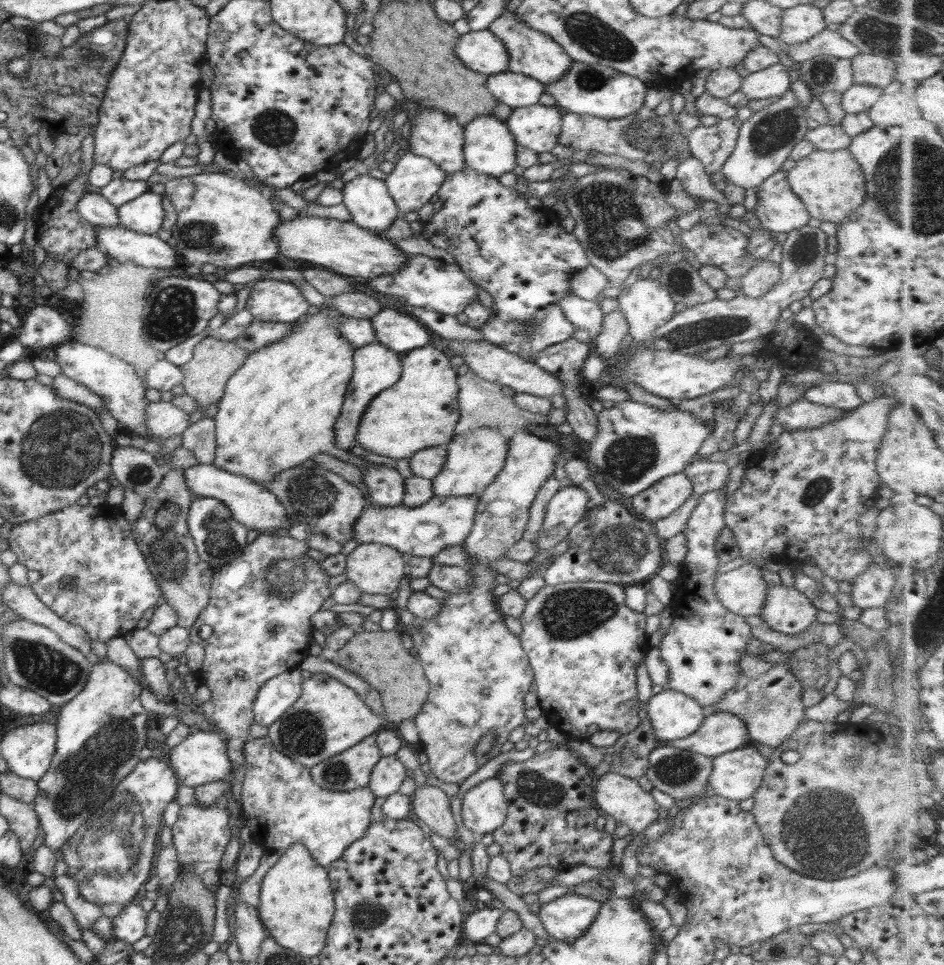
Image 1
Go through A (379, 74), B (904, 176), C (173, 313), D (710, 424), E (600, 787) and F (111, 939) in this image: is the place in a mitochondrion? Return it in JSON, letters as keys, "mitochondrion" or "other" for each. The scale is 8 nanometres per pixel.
{"A":"other","B":"mitochondrion","C":"mitochondrion","D":"other","E":"other","F":"other"}

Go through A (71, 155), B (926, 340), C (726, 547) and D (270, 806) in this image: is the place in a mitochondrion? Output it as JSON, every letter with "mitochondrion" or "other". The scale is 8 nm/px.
{"A":"other","B":"other","C":"mitochondrion","D":"other"}

